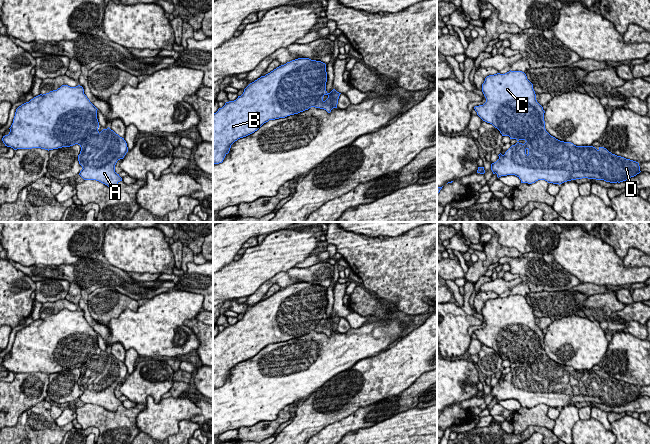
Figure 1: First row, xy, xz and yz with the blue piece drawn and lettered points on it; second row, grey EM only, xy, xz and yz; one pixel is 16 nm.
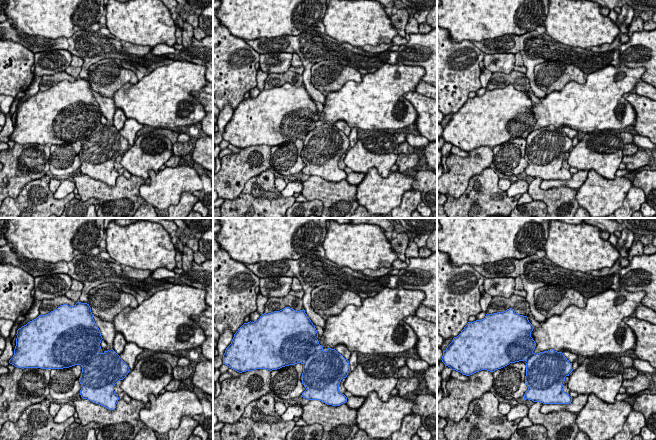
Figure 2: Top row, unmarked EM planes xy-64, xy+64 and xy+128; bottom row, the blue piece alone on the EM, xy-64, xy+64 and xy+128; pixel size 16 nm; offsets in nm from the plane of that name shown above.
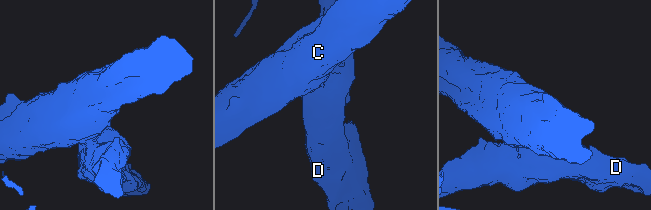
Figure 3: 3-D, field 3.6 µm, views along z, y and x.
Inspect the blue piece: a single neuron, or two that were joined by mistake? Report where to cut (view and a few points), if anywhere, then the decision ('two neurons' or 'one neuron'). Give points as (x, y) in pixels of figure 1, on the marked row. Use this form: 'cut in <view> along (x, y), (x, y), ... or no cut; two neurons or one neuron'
cut in yz along (545, 130), (539, 130), (526, 142); two neurons

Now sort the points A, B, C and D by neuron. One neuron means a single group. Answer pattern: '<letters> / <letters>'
A D / B C

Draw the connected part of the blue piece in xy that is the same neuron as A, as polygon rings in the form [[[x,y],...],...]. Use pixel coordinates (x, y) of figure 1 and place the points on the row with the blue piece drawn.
[[[109,127],[101,132],[98,129],[80,143],[78,155],[82,170],[79,175],[84,180],[96,180],[115,188],[122,178],[115,172],[118,160],[128,152],[127,143]]]

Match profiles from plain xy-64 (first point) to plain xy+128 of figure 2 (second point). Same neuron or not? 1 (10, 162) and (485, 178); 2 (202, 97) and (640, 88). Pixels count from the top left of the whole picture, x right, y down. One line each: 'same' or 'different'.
1: different
2: different

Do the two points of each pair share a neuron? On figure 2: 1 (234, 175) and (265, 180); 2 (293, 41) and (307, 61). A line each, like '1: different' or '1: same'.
1: different
2: same

